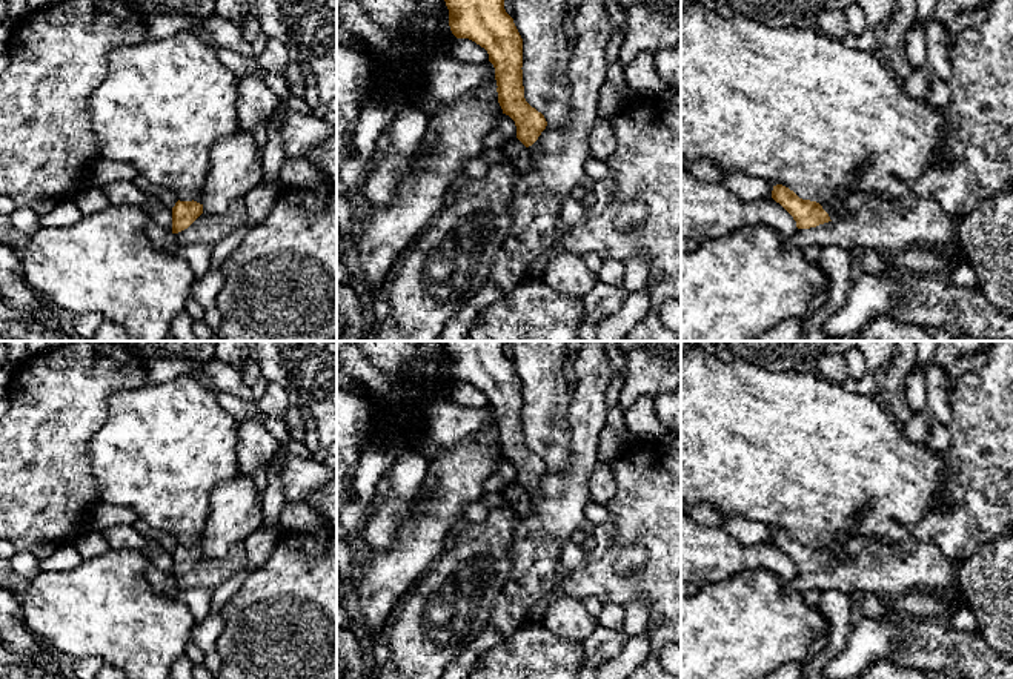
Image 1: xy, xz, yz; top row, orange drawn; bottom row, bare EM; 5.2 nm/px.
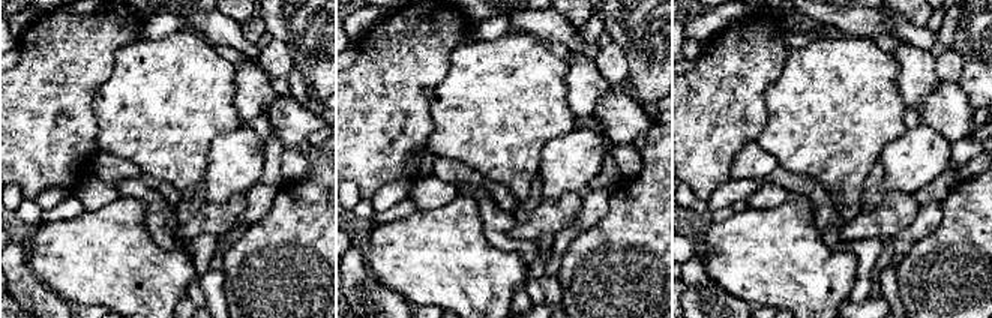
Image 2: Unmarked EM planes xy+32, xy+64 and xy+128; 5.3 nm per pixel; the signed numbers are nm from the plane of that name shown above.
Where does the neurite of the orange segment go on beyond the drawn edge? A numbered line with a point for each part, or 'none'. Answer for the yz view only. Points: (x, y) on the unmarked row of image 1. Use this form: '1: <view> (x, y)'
1: yz (844, 546)

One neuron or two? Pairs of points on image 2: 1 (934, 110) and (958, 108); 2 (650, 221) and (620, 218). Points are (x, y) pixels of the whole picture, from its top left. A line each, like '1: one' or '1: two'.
1: one
2: one

